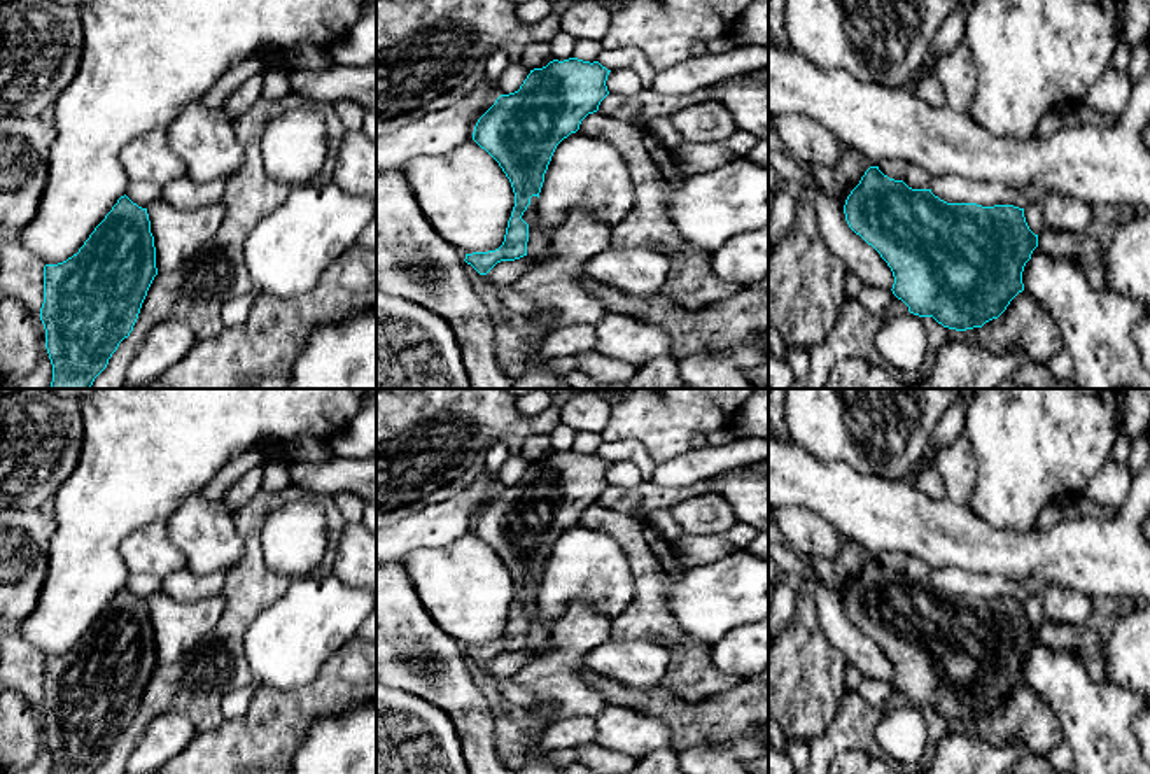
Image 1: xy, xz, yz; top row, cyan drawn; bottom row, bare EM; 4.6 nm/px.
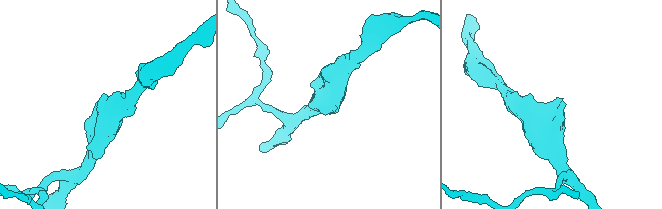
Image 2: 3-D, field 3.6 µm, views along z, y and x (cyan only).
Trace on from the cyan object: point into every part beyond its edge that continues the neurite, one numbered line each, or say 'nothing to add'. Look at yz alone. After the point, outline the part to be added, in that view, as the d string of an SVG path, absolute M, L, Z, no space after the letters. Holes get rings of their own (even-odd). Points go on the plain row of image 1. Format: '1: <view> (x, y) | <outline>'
nothing to add

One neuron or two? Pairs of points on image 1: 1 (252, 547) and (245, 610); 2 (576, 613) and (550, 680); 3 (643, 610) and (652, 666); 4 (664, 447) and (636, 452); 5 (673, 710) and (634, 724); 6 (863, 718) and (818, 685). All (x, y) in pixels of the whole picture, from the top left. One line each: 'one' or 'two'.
1: one
2: one
3: two
4: two
5: two
6: two

